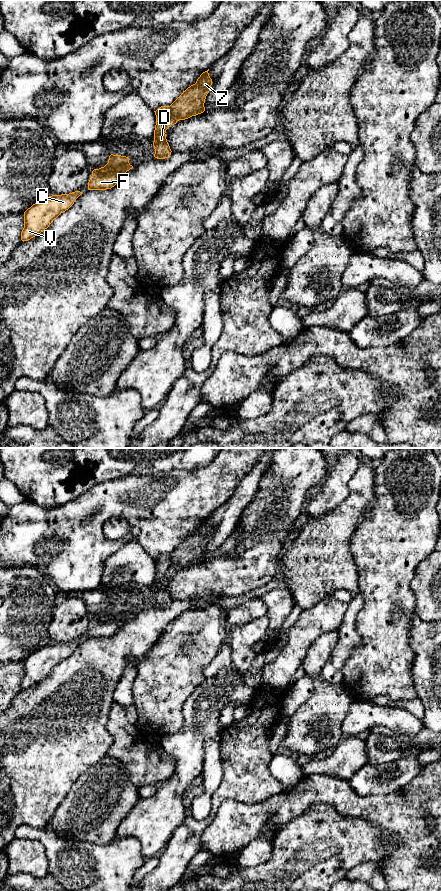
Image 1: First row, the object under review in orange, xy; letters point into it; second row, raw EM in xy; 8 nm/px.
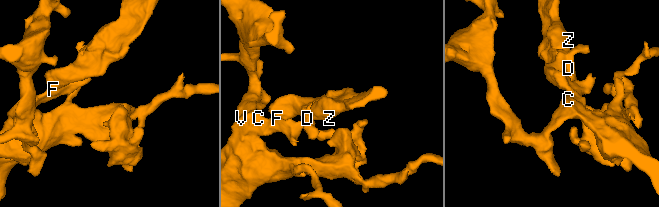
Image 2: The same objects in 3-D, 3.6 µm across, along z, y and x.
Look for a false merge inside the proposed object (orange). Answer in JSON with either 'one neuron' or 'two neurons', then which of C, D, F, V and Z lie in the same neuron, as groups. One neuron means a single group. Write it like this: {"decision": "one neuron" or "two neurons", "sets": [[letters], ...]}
{"decision": "two neurons", "sets": [["C", "D", "F", "V"], ["Z"]]}

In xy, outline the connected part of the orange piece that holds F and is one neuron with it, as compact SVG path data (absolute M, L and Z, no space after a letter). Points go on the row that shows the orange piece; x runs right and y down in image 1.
M123 171L93 174L88 182L88 190L111 189L123 179L125 174Z

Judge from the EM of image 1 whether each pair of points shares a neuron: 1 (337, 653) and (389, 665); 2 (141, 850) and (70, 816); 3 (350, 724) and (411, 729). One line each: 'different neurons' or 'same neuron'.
1: different neurons
2: different neurons
3: same neuron

